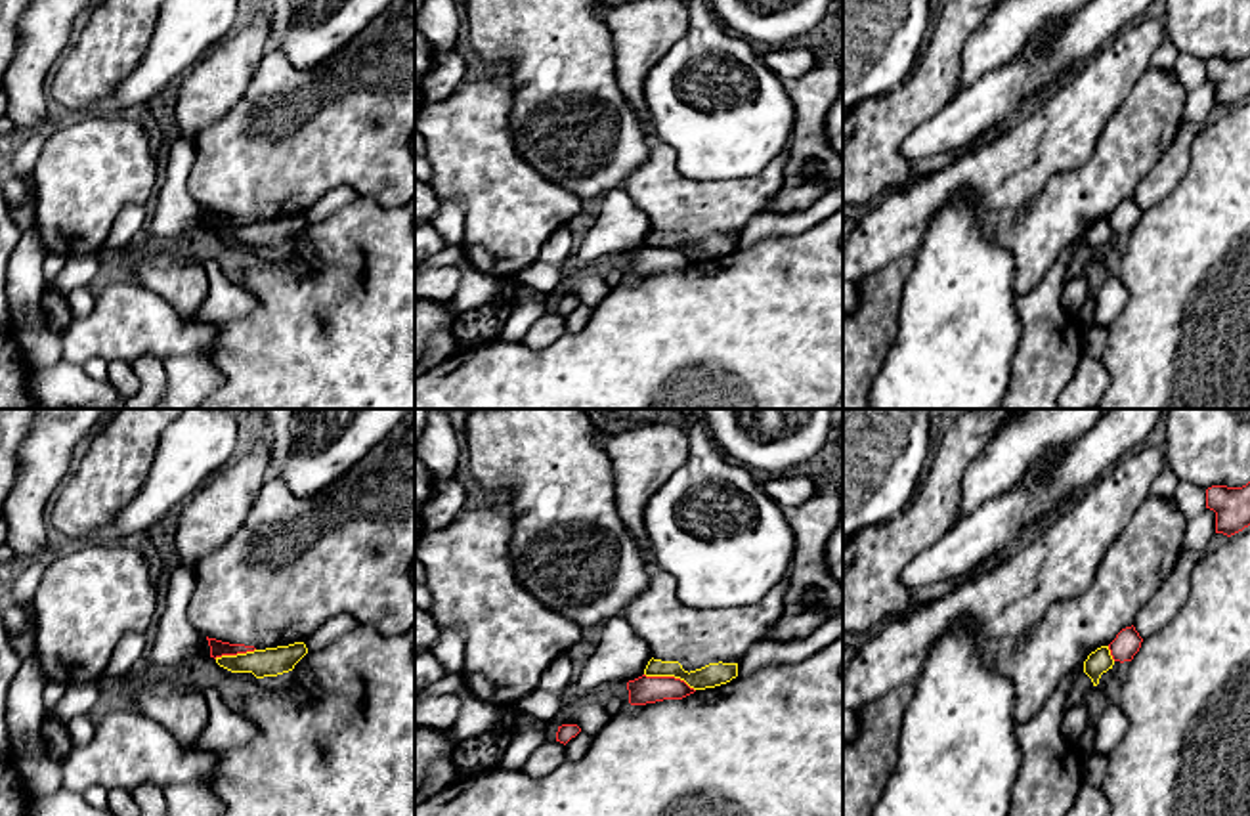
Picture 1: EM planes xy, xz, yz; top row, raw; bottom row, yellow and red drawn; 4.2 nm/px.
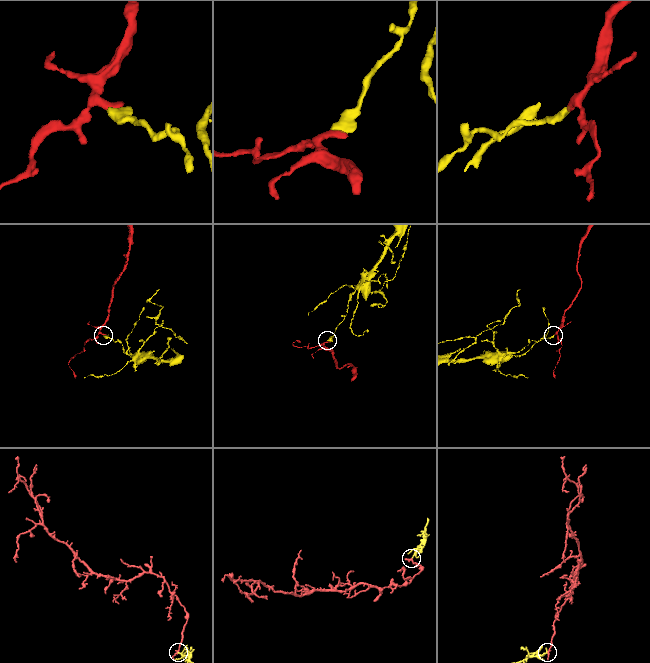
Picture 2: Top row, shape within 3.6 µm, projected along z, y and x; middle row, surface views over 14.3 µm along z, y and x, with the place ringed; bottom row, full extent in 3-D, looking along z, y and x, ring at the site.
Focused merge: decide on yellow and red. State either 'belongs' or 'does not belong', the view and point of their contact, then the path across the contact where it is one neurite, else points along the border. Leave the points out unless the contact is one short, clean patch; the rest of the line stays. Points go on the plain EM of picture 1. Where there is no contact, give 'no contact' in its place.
does not belong; contact xz (669, 247); border xz (645, 245), (683, 251), (694, 262)

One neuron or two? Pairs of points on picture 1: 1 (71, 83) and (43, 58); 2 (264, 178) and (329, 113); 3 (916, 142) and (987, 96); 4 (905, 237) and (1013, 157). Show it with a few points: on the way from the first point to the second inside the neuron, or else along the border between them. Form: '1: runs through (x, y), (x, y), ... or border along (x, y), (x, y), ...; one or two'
1: border along (69, 46), (48, 79), (46, 94); two
2: runs through (280, 163), (314, 128); one
3: runs through (933, 136), (945, 132), (969, 113); one
4: runs through (924, 207), (956, 176), (983, 174); one

